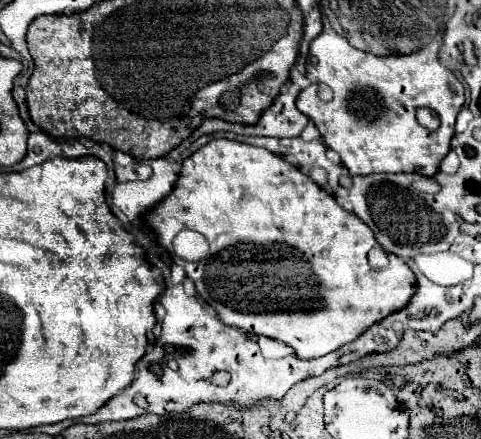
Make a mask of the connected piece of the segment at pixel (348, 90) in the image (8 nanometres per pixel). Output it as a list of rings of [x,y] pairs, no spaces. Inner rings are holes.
[[[328,20],[322,22],[322,32],[310,42],[310,54],[318,58],[318,64],[306,66],[306,76],[312,80],[308,88],[304,88],[296,100],[296,106],[314,120],[320,136],[328,148],[338,152],[342,164],[350,170],[352,176],[358,174],[374,174],[374,172],[418,172],[422,176],[434,176],[440,170],[442,158],[450,152],[450,140],[454,136],[456,114],[464,104],[464,86],[454,76],[452,70],[444,68],[438,60],[438,52],[442,46],[442,34],[436,34],[432,42],[424,42],[422,50],[402,56],[376,56],[370,52],[356,50],[348,44],[348,40],[336,34]],[[318,84],[326,84],[332,88],[334,98],[324,102],[318,98]],[[418,108],[434,110],[442,124],[440,130],[428,130],[416,120]]]

